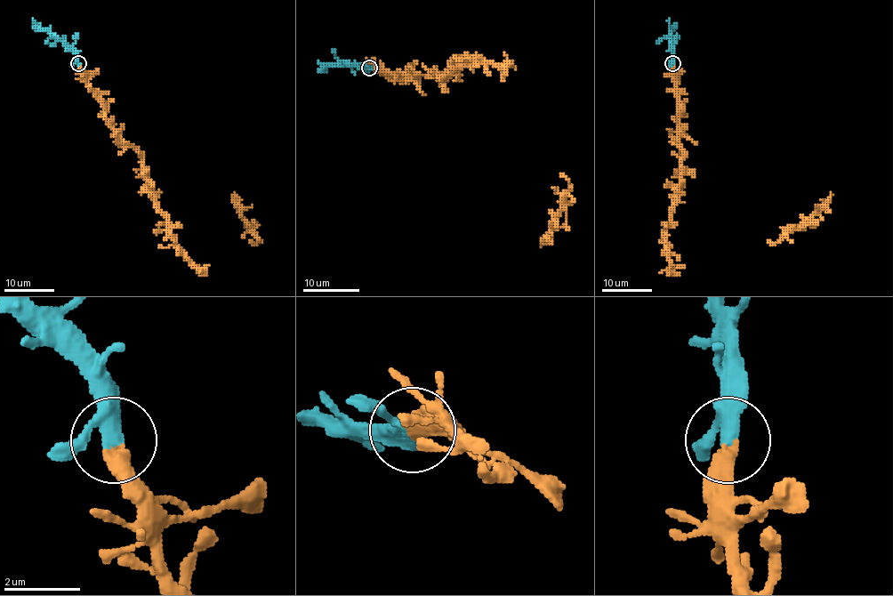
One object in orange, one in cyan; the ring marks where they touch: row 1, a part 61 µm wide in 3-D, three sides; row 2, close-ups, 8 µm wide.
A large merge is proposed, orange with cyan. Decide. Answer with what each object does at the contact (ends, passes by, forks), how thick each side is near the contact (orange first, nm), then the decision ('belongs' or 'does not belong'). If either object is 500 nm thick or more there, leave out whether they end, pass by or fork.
orange ends | cyan passes by | 480/360 nm | belongs

